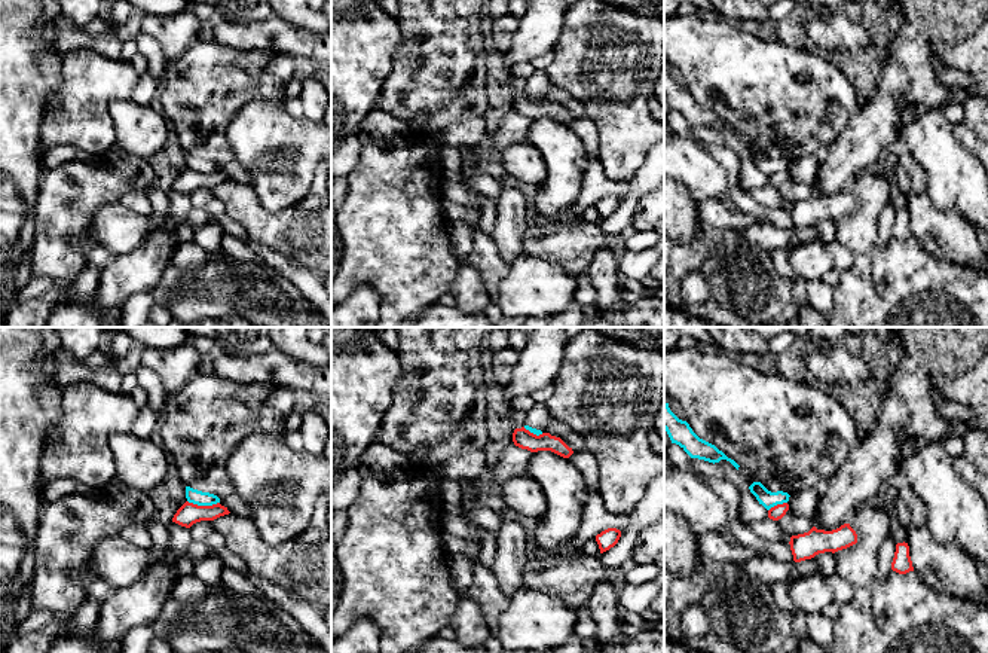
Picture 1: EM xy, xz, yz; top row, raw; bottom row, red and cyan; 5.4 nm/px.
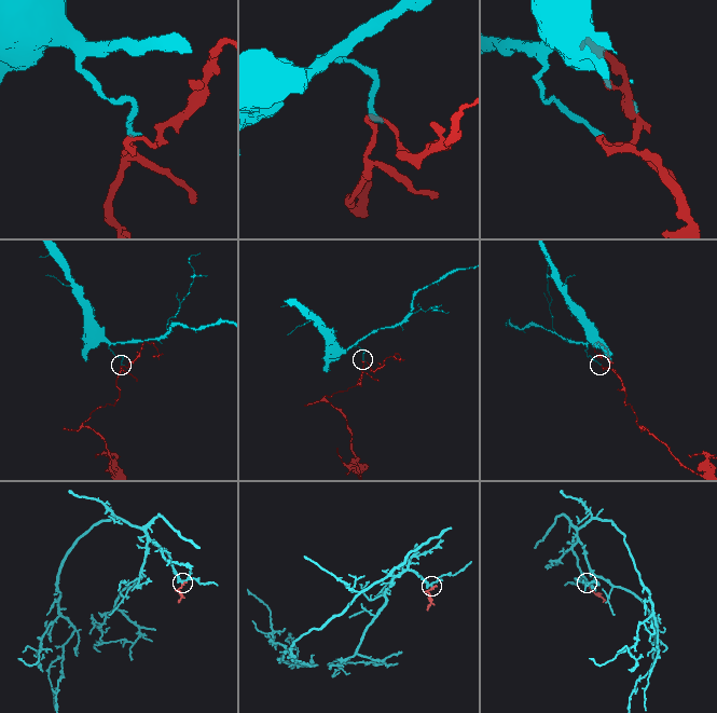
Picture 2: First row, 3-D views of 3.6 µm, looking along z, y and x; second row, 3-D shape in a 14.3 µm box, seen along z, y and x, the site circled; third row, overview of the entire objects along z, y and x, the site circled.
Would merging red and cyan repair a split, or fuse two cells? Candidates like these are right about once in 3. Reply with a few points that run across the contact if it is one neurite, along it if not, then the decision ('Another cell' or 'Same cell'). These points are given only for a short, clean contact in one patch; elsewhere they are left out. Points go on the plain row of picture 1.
Line: xy (187, 167), (196, 171), (219, 170). Another cell

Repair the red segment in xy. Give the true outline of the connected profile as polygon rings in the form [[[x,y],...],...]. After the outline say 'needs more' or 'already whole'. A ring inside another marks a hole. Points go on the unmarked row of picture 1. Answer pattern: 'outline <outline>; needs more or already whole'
outline [[[186,168],[174,181],[172,189],[190,195],[193,190],[201,187],[214,187],[220,183],[229,181],[227,174],[220,170],[212,173],[198,173]]]; already whole

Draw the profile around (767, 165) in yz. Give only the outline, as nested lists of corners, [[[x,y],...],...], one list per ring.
[[[753,149],[749,156],[756,164],[759,171],[762,171],[767,177],[777,171],[787,170],[790,164],[787,159],[783,158],[771,159],[761,149]]]

